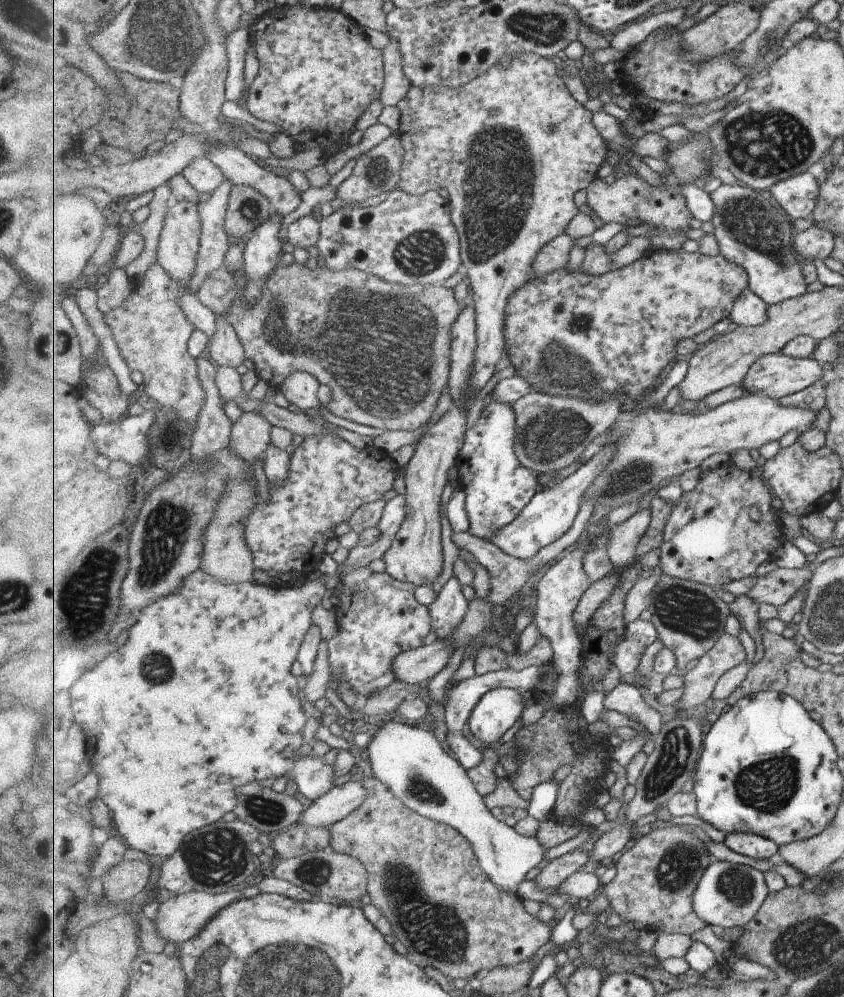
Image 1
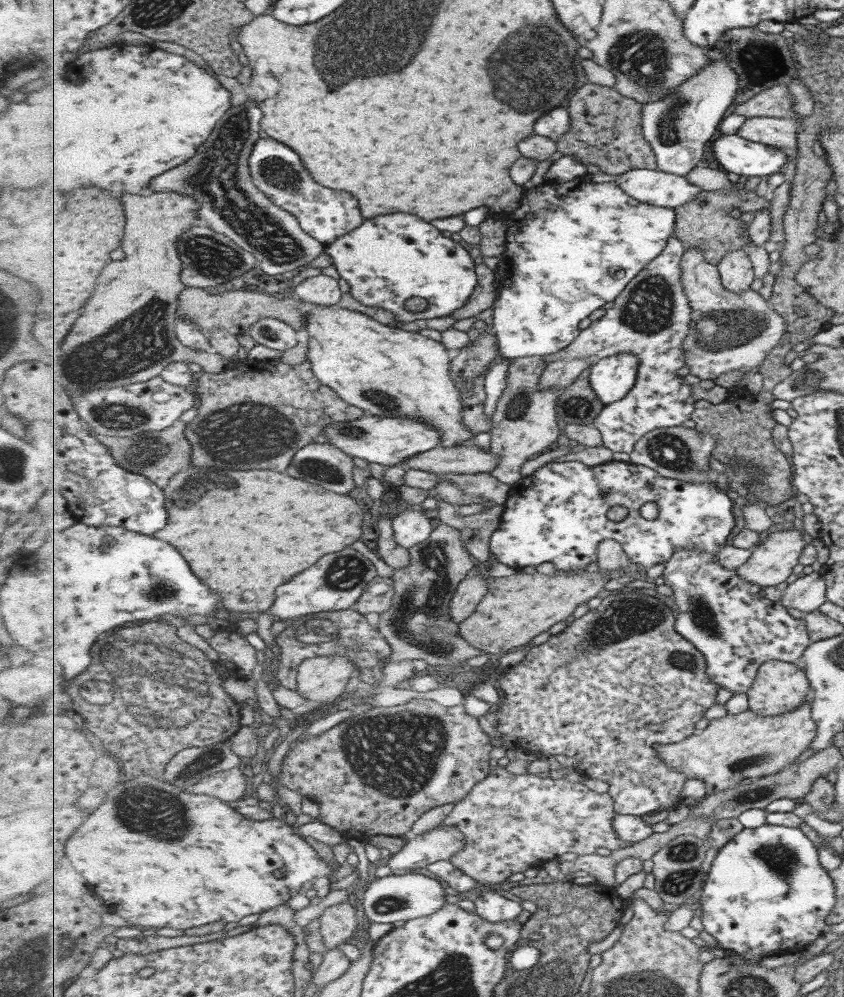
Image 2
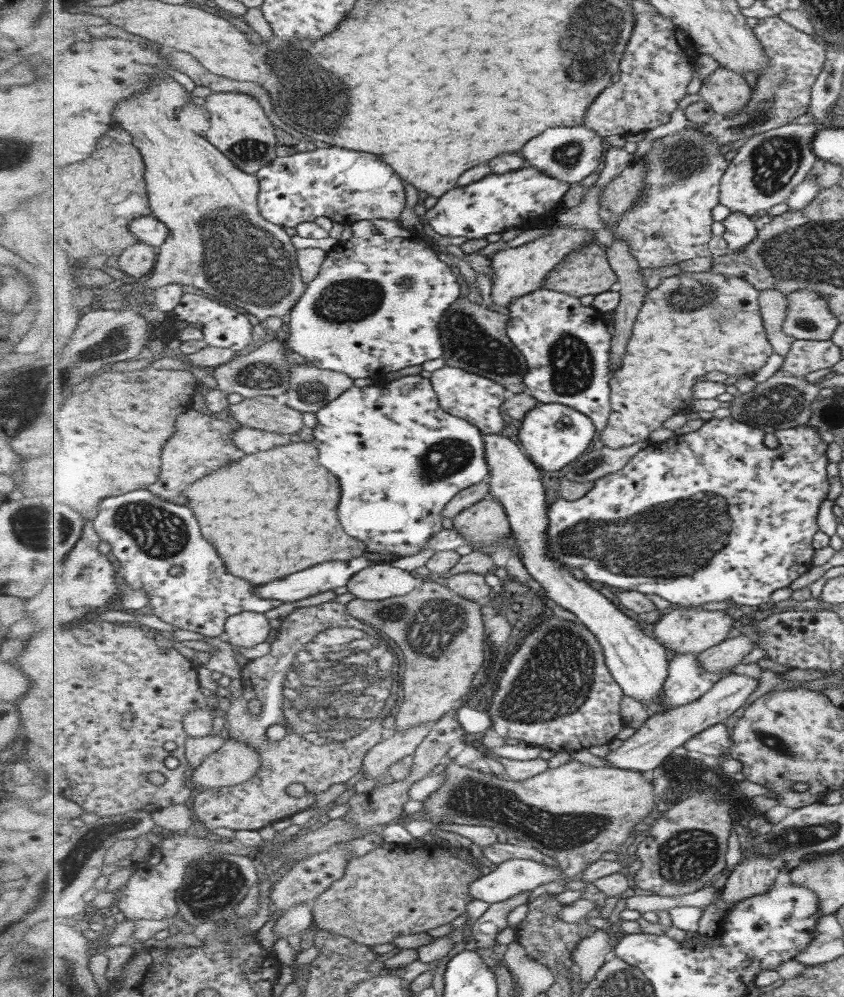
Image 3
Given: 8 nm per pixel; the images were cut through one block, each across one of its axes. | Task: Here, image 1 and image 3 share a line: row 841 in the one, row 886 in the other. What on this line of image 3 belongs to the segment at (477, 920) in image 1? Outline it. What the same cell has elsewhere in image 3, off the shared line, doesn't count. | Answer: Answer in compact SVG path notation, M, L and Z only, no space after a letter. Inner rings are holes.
M437 843L408 846L387 846L369 851L349 860L345 876L334 882L327 891L314 901L314 926L347 936L367 946L393 942L397 936L427 932L443 924L451 924L457 916L467 912L467 904L475 898L471 894L471 883L481 878L481 870L444 851Z

